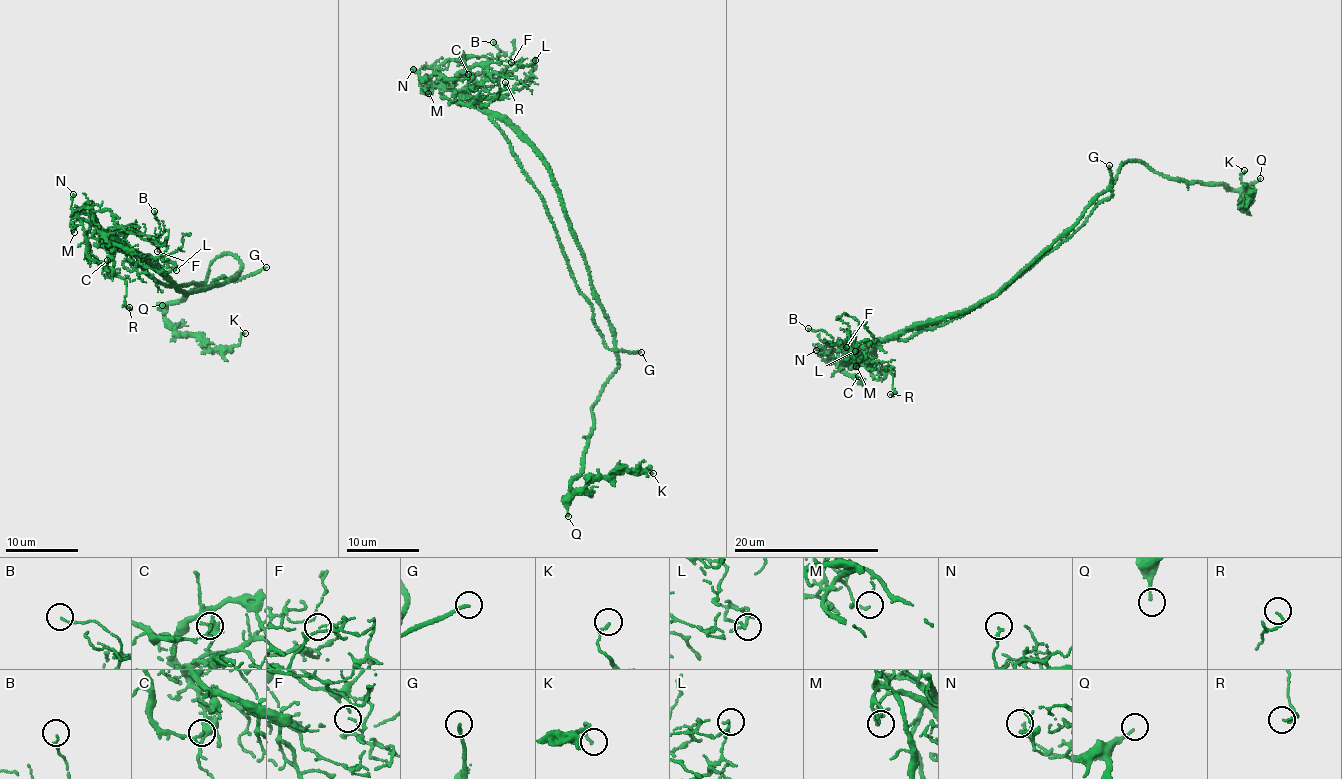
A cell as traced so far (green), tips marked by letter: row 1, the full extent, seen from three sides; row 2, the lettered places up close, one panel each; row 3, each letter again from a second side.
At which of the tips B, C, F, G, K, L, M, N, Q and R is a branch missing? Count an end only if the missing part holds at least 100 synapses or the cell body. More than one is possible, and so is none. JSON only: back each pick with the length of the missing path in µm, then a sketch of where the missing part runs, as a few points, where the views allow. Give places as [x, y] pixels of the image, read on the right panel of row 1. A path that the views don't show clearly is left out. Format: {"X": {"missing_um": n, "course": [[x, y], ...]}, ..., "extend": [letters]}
{"G": {"missing_um": 50, "course": [[1109, 165], [1167, 185], [1221, 191], [1241, 218], [1303, 232], [1310, 254], [1323, 252], [1324, 259]]}, "extend": ["G"]}

